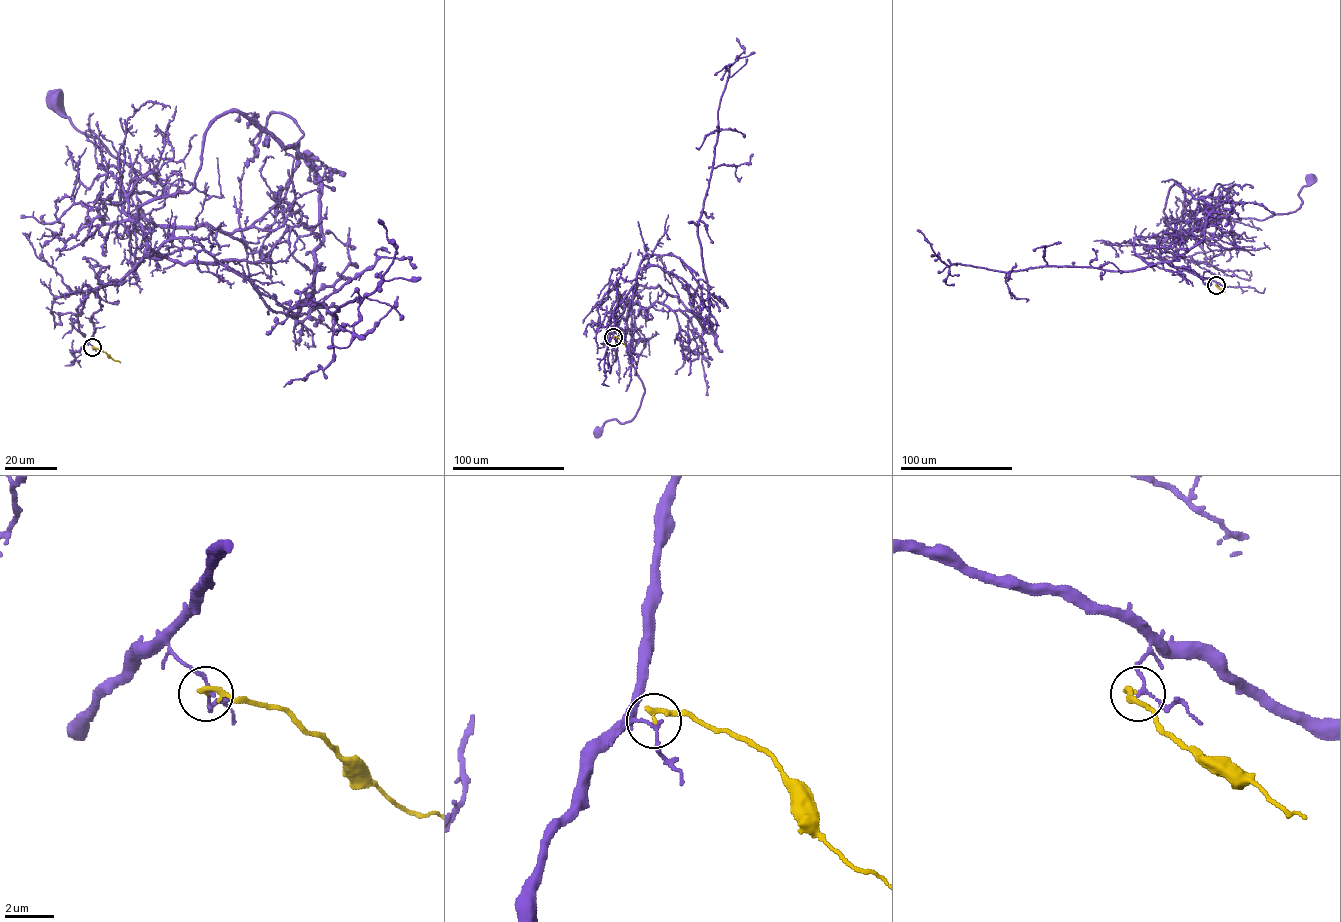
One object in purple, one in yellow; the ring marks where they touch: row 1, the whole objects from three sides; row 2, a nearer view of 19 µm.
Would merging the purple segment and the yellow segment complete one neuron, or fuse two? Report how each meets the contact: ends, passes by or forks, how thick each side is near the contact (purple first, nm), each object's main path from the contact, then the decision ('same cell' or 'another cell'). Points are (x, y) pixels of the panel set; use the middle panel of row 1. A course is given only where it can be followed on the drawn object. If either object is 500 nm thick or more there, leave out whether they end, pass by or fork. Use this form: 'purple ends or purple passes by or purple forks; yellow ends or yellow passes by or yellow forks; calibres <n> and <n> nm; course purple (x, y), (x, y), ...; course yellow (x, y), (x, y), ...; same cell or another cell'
purple passes by; yellow ends; calibres 130 and 240 nm; course purple (613, 337), (615, 282), (635, 280), (625, 340), (644, 394), (632, 419), (608, 420), (597, 433); course yellow (613, 337), (625, 345); another cell

